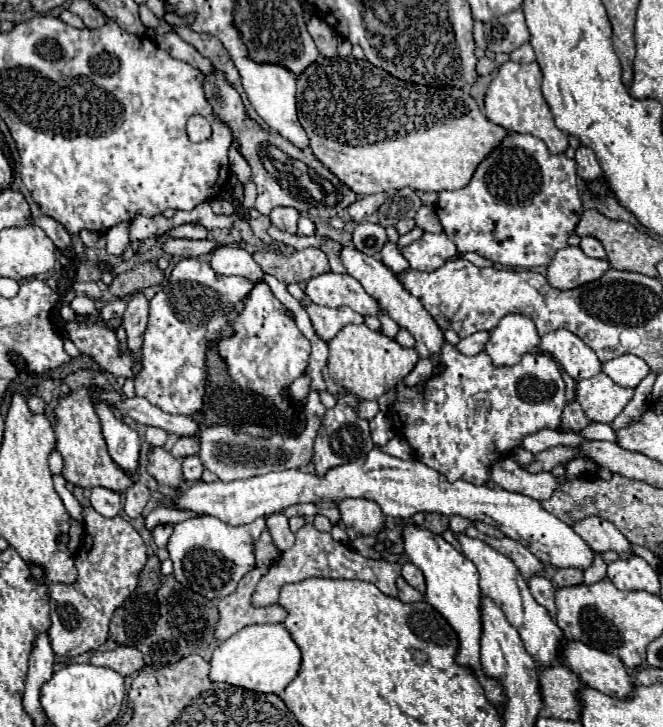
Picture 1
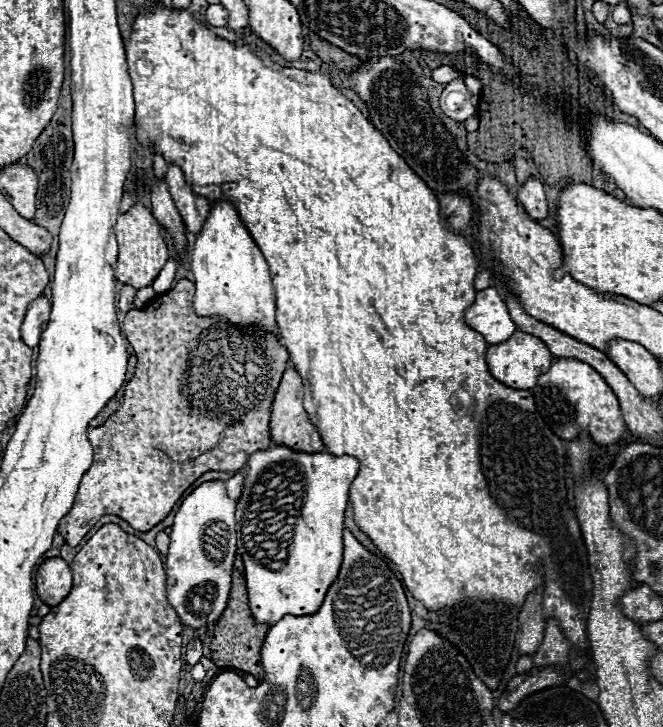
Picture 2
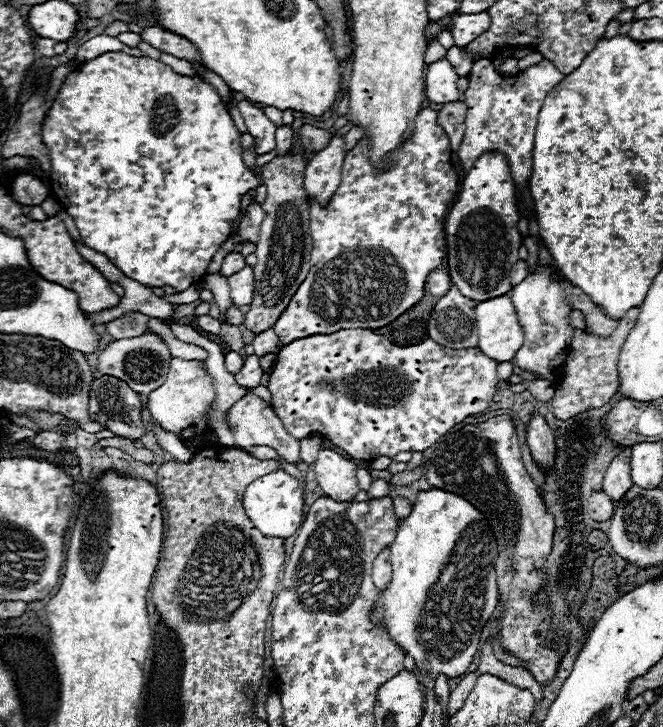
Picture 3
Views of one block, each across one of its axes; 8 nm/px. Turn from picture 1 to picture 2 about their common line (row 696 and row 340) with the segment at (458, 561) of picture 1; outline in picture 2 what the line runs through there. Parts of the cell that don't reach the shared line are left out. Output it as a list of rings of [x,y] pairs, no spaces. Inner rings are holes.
[[[496,286],[476,294],[476,302],[466,310],[464,320],[472,330],[480,332],[488,344],[500,344],[516,332],[516,326]]]

